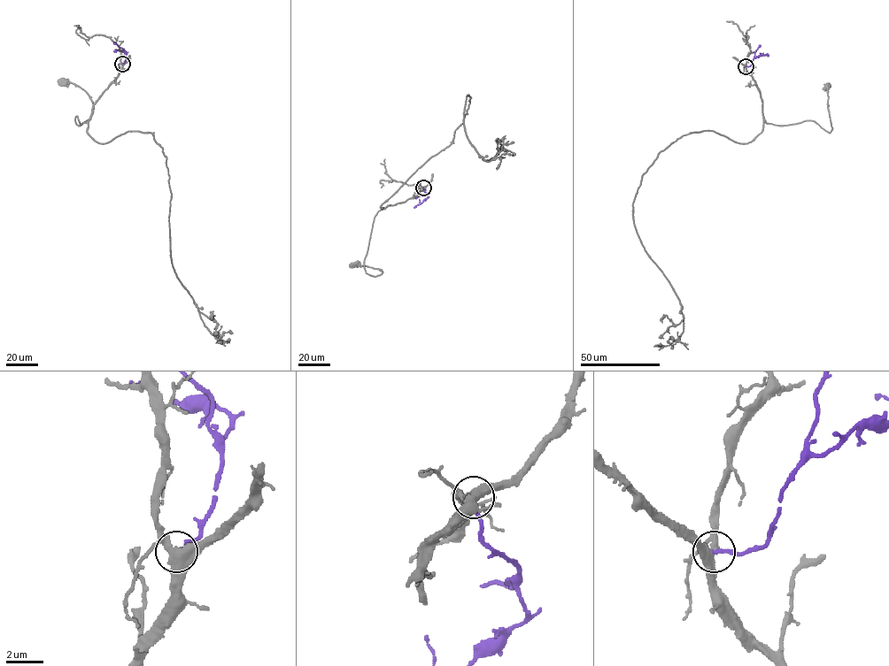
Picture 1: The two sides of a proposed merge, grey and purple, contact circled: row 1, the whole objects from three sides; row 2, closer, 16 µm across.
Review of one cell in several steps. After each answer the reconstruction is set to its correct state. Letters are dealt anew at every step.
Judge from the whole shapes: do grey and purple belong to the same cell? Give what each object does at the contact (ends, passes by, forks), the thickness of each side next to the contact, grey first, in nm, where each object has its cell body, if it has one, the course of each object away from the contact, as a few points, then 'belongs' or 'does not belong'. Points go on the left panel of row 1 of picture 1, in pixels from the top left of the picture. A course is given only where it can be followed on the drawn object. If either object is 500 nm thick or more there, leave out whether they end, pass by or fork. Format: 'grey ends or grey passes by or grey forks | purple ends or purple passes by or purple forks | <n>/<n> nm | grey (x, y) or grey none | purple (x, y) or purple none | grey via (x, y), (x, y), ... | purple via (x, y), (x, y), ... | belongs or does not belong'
grey forks | purple ends | 420/200 nm | grey (62, 80) | purple none | grey via (122, 64), (90, 118), (81, 124), (75, 117), (79, 126), (91, 115), (93, 102), (84, 90), (62, 80) | purple via (122, 64), (127, 52), (113, 51) | does not belong

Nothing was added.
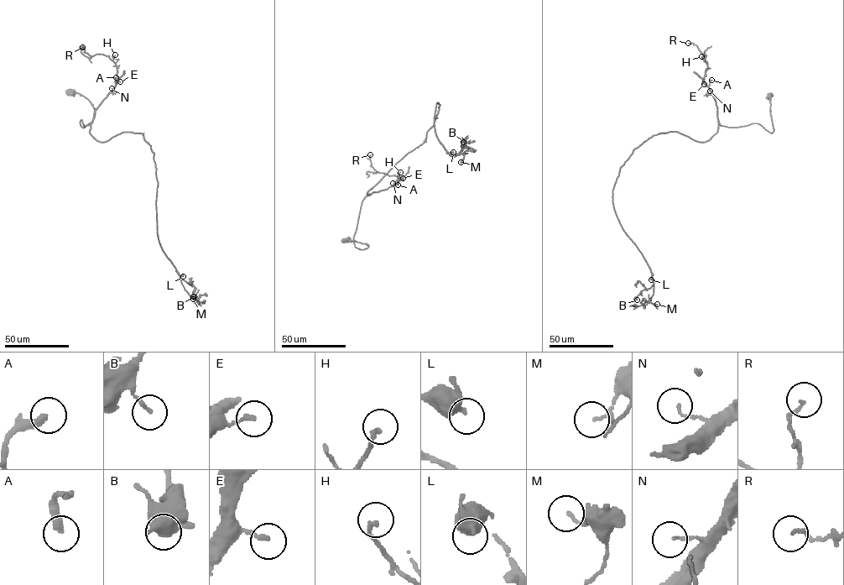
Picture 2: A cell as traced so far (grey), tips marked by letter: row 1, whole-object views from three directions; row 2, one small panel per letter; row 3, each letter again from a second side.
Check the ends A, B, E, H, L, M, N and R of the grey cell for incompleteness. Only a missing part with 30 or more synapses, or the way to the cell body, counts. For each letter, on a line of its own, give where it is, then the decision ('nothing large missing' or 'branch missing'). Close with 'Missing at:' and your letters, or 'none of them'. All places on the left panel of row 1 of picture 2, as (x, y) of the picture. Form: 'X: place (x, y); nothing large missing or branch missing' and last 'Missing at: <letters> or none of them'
A: place (116, 77); nothing large missing
B: place (193, 296); nothing large missing
E: place (120, 81); nothing large missing
H: place (115, 54); nothing large missing
L: place (183, 276); nothing large missing
M: place (193, 299); nothing large missing
N: place (112, 88); nothing large missing
R: place (82, 47); nothing large missing
Missing at: none of them

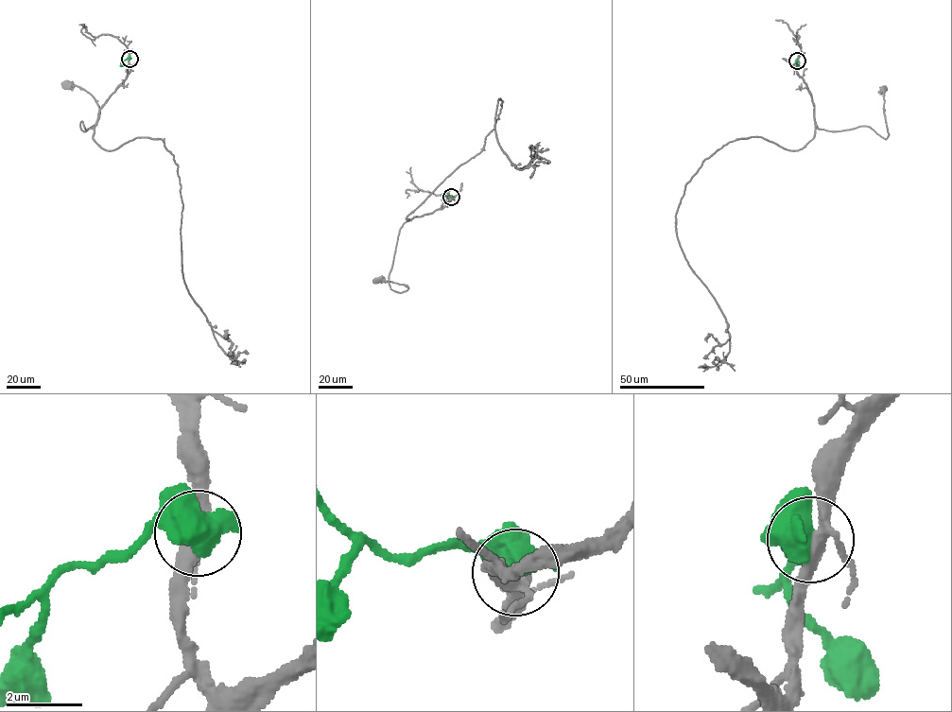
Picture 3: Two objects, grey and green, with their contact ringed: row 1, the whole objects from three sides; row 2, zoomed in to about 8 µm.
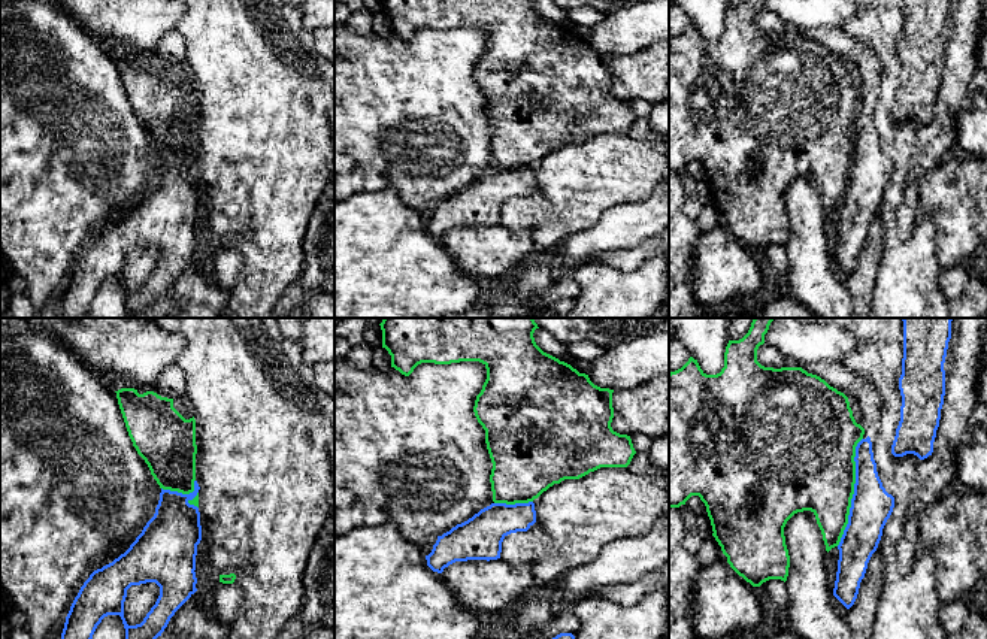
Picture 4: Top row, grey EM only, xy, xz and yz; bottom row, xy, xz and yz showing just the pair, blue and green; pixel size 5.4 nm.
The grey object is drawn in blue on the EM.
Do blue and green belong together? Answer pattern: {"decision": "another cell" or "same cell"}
{"decision": "another cell"}

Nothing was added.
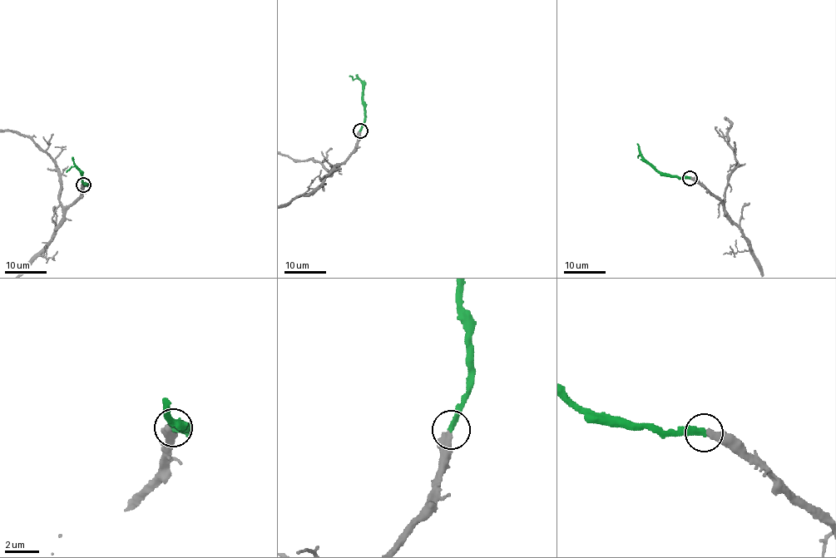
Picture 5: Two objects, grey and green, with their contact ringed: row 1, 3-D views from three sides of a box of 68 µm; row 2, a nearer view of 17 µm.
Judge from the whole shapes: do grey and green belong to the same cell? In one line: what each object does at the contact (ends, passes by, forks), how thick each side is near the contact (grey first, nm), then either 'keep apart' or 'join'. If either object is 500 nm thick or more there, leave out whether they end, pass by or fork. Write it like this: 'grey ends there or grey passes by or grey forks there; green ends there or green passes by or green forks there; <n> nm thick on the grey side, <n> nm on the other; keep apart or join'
grey ends there; green ends there; 480 nm thick on the grey side, 320 nm on the other; join

